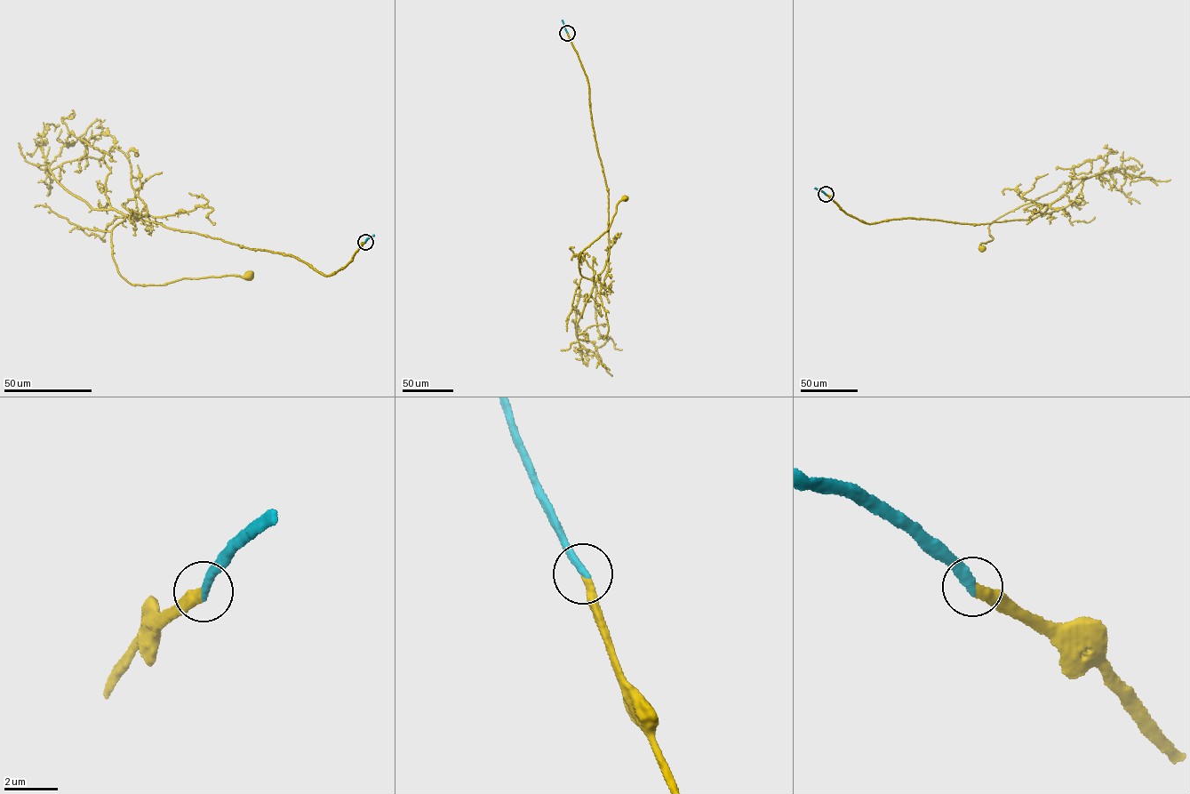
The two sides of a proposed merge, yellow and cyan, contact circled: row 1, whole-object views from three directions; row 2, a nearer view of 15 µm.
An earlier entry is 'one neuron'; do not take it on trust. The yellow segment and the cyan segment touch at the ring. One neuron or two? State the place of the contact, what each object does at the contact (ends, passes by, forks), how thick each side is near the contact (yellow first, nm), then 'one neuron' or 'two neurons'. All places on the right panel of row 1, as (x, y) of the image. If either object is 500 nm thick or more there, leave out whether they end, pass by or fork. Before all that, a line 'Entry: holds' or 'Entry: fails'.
Entry: holds
at (826, 194); yellow ends there; cyan ends there; 360 nm thick on the yellow side, 360 nm on the other; one neuron

